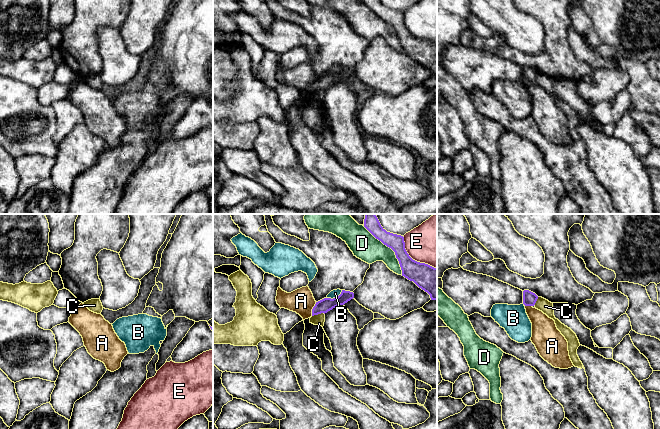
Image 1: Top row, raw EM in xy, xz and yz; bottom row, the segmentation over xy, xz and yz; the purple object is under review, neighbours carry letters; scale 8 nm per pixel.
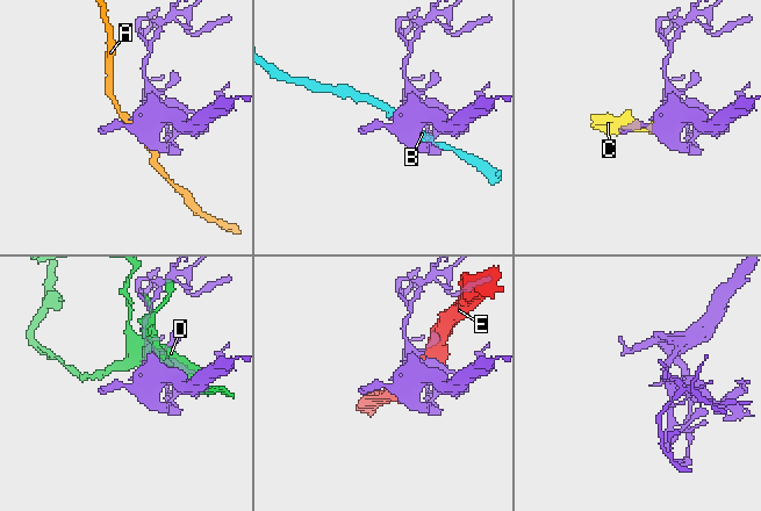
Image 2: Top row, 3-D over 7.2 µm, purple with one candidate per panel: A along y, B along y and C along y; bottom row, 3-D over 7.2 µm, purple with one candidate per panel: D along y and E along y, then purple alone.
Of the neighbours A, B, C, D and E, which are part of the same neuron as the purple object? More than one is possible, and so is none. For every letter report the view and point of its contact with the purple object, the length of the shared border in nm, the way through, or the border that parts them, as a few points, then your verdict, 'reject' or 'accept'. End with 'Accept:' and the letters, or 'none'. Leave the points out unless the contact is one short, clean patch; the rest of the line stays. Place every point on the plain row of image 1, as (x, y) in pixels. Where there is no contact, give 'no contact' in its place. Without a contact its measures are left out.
A: meets purple in xz at (312, 85); contact 120 nm long; border along xz (316, 78), (311, 91); reject
B: meets purple in xz at (334, 74); contact 150 nm long; reject
C: meets purple in xz at (318, 89); contact 110 nm long; border along xz (324, 89), (312, 92); reject
D: meets purple in xz at (390, 23); contact 500 nm long; reject
E: meets purple in xz at (412, 35); contact 380 nm long; reject
Accept: none

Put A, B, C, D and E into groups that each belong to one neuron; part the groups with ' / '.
A / B / C / D / E

